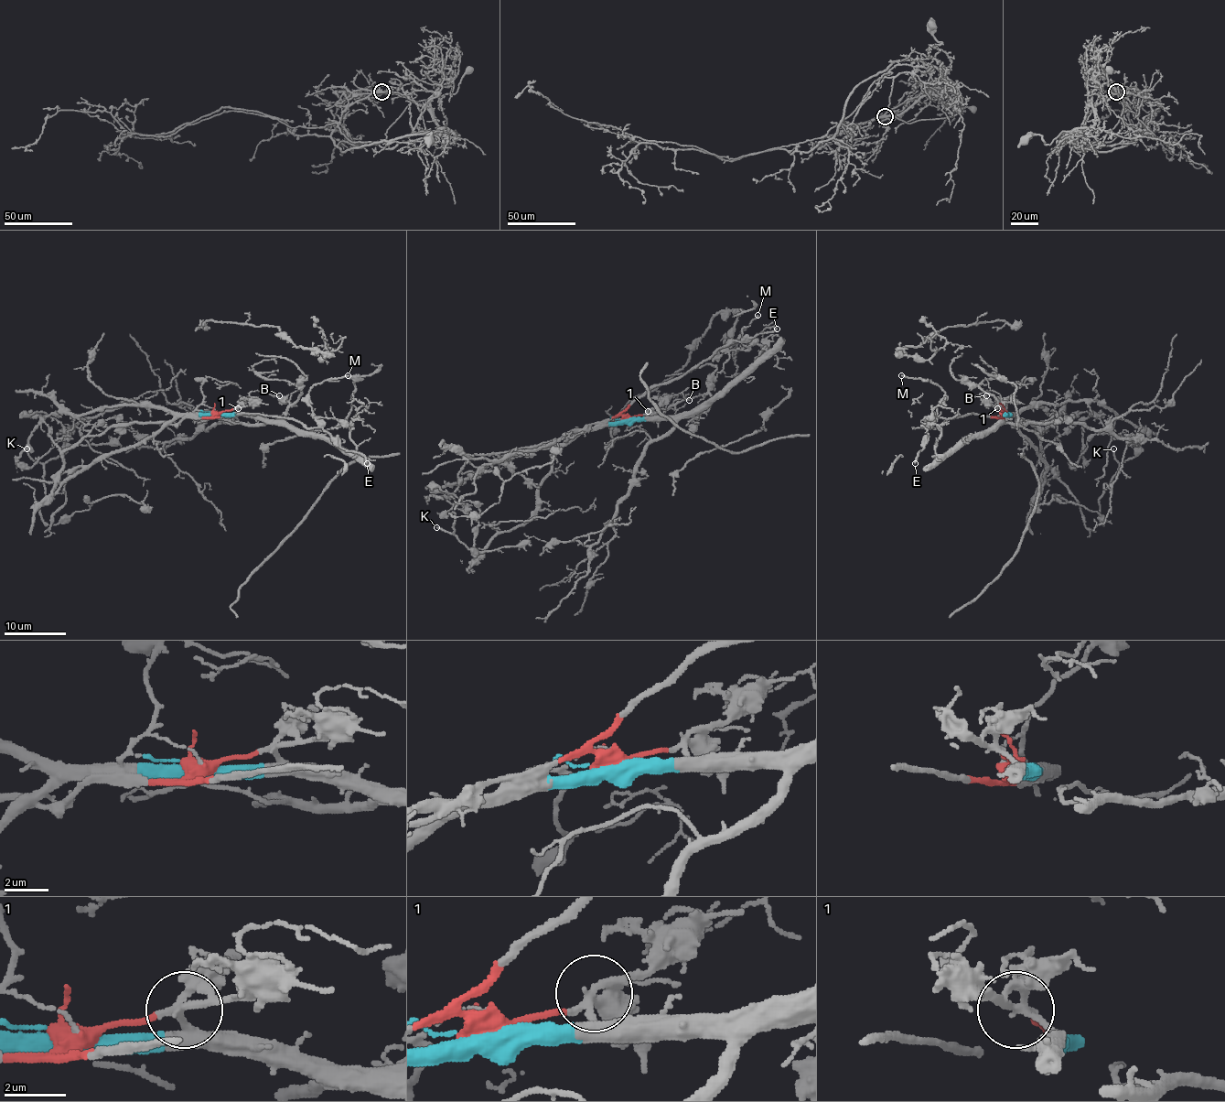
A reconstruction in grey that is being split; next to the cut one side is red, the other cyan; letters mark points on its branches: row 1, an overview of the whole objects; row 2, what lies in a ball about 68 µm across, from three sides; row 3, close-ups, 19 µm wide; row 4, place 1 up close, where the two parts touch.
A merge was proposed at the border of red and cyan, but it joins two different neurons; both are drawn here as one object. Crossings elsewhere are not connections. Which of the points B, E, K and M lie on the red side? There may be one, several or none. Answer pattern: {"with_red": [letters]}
{"with_red": ["E", "M"]}

